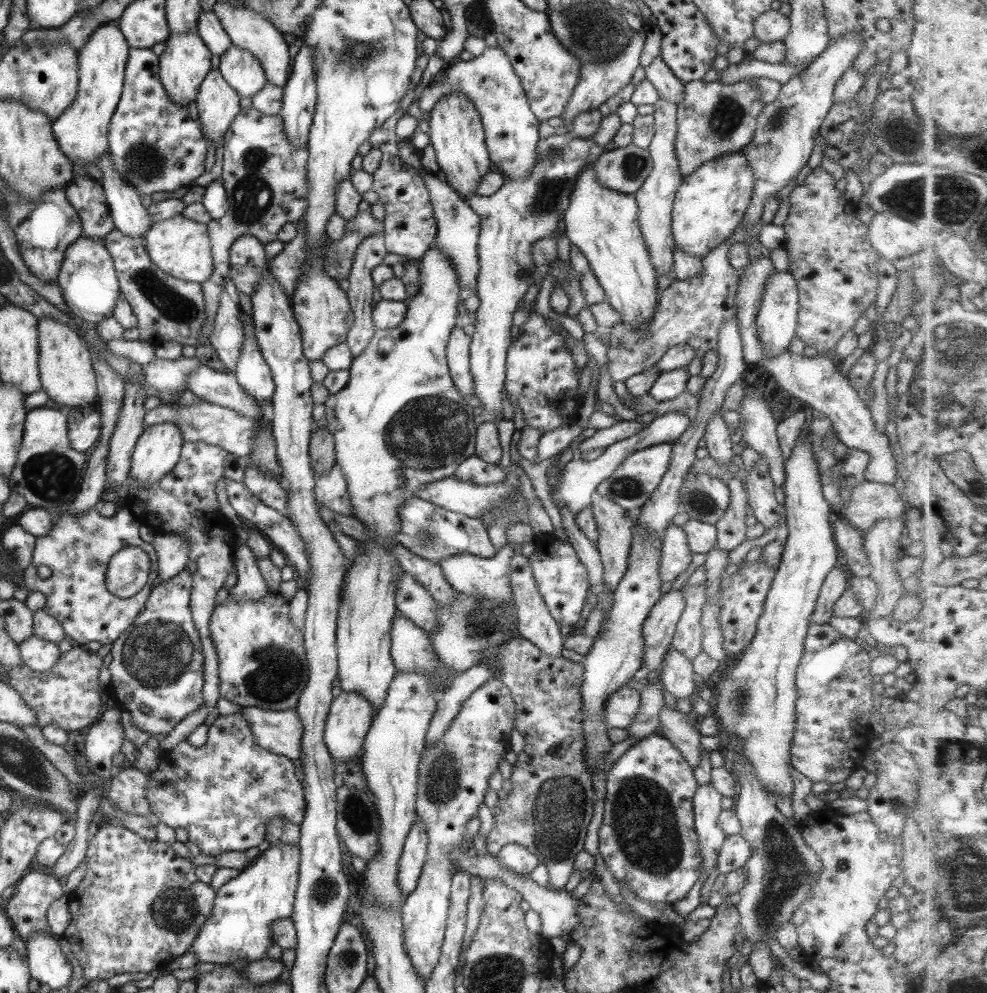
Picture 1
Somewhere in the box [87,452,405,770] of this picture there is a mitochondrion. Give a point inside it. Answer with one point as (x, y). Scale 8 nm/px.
(156, 655)

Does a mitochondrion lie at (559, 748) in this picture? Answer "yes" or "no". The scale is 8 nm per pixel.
yes

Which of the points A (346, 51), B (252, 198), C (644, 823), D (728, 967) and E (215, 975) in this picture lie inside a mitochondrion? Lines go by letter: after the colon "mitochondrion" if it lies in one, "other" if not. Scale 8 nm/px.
A: mitochondrion
B: mitochondrion
C: mitochondrion
D: other
E: other

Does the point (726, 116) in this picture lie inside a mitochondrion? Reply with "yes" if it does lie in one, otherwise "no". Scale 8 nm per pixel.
yes

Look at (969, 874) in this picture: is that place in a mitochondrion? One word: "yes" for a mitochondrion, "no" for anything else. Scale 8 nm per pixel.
yes

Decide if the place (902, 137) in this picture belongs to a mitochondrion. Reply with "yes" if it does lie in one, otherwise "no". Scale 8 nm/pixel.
yes

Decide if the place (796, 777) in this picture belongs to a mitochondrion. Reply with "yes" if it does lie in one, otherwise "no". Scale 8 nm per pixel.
no

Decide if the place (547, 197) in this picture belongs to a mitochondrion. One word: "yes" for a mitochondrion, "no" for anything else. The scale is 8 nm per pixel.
yes

